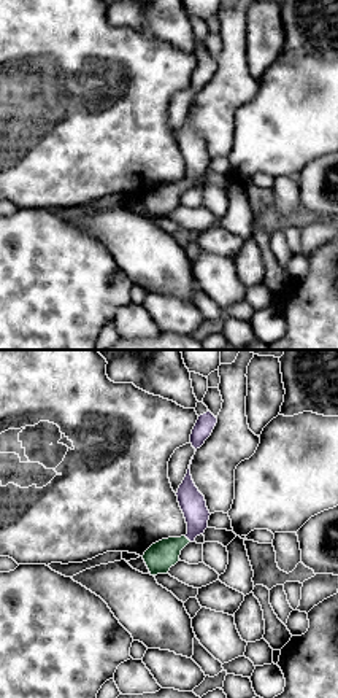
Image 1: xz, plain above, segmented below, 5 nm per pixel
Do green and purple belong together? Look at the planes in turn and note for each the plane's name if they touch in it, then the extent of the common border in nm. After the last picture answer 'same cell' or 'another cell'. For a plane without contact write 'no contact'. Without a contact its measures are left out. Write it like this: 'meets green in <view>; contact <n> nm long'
meets green in xz; contact 50 nm long

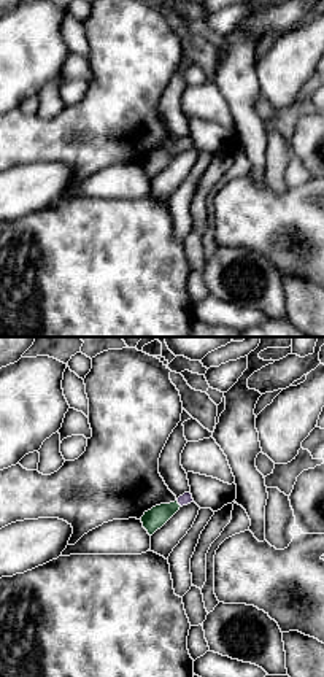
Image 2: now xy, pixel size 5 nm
meets green in xy; contact 50 nm long

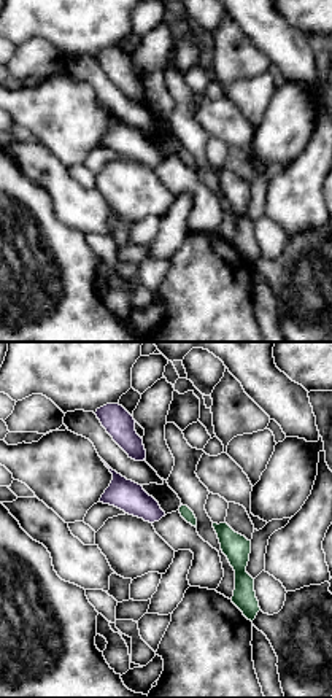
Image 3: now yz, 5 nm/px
no contact

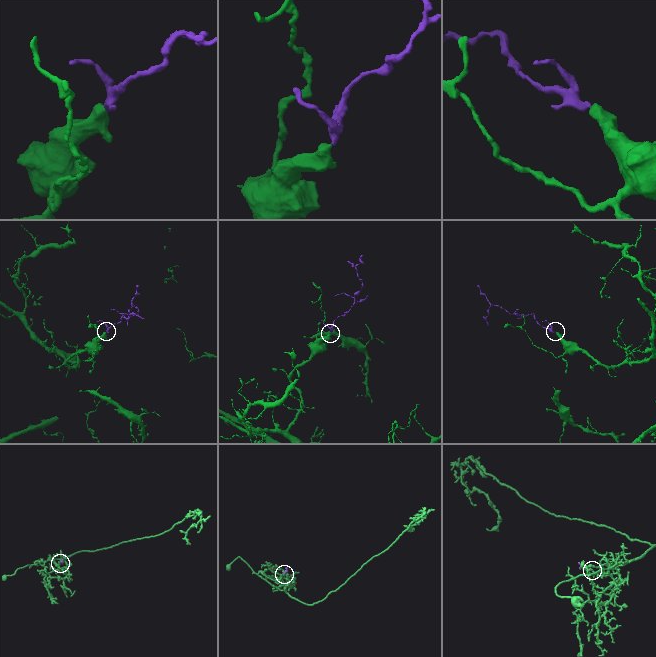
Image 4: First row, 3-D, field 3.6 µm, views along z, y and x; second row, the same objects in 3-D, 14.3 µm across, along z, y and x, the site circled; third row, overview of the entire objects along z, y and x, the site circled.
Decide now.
same cell

